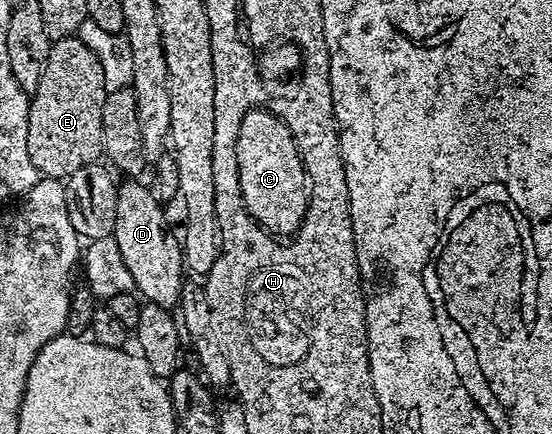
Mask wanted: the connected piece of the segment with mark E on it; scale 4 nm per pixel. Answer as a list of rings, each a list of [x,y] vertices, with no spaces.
[[[78,35],[65,36],[62,40],[54,41],[49,50],[49,58],[43,63],[43,73],[41,74],[41,82],[37,82],[37,90],[30,97],[29,103],[29,138],[27,145],[29,146],[29,158],[33,158],[33,166],[37,166],[37,170],[44,177],[66,181],[67,177],[77,174],[77,170],[81,170],[81,166],[89,166],[96,163],[103,156],[103,139],[101,138],[101,106],[105,106],[105,98],[108,94],[105,86],[105,70],[101,70],[101,62],[97,58],[97,54],[93,54],[93,50],[89,50],[89,46],[85,46],[85,42],[81,42]]]

